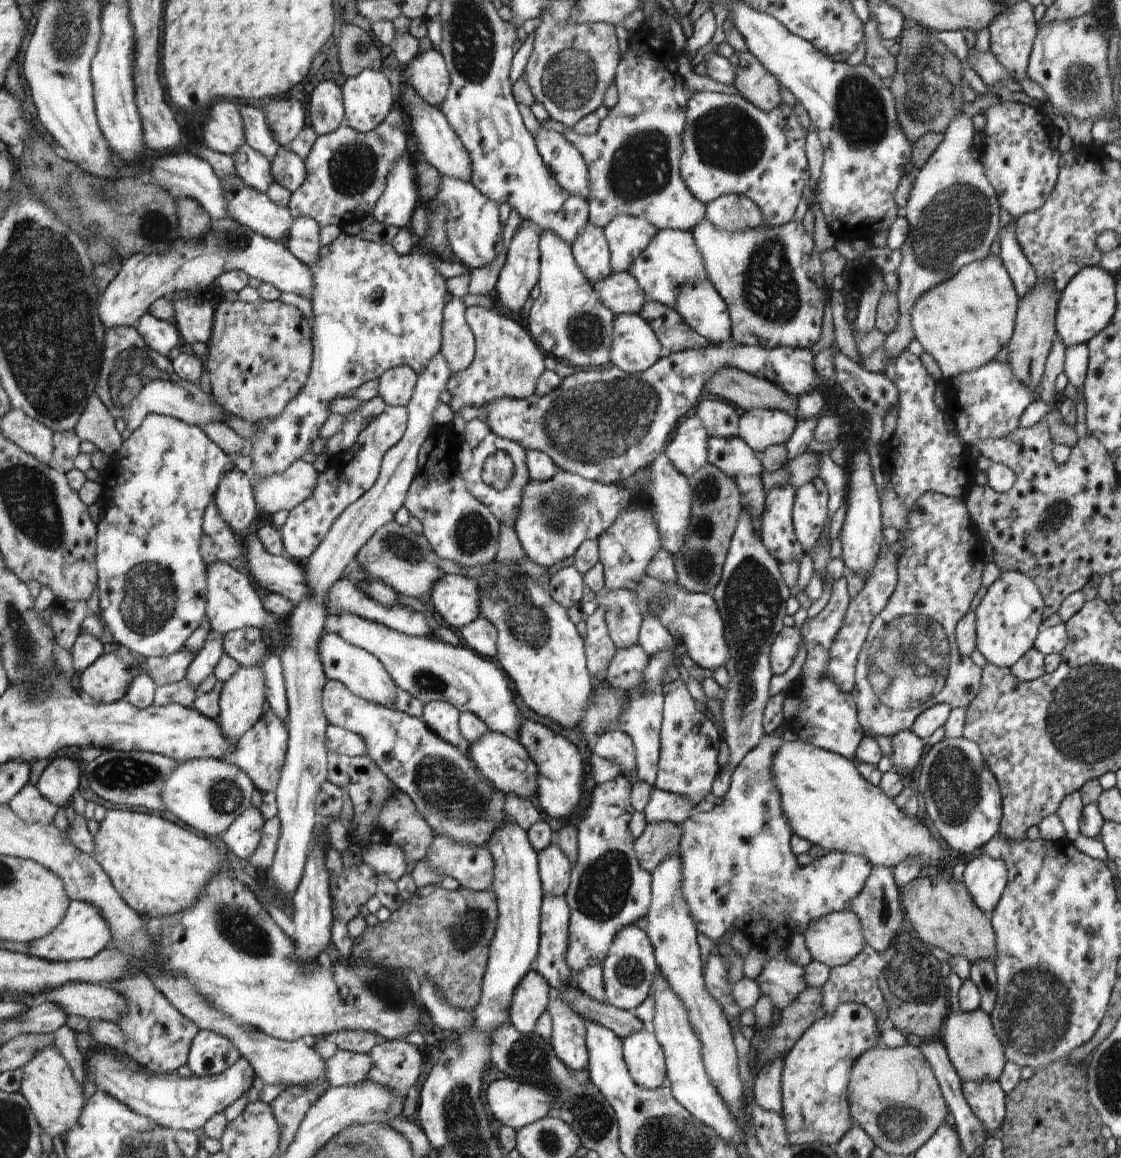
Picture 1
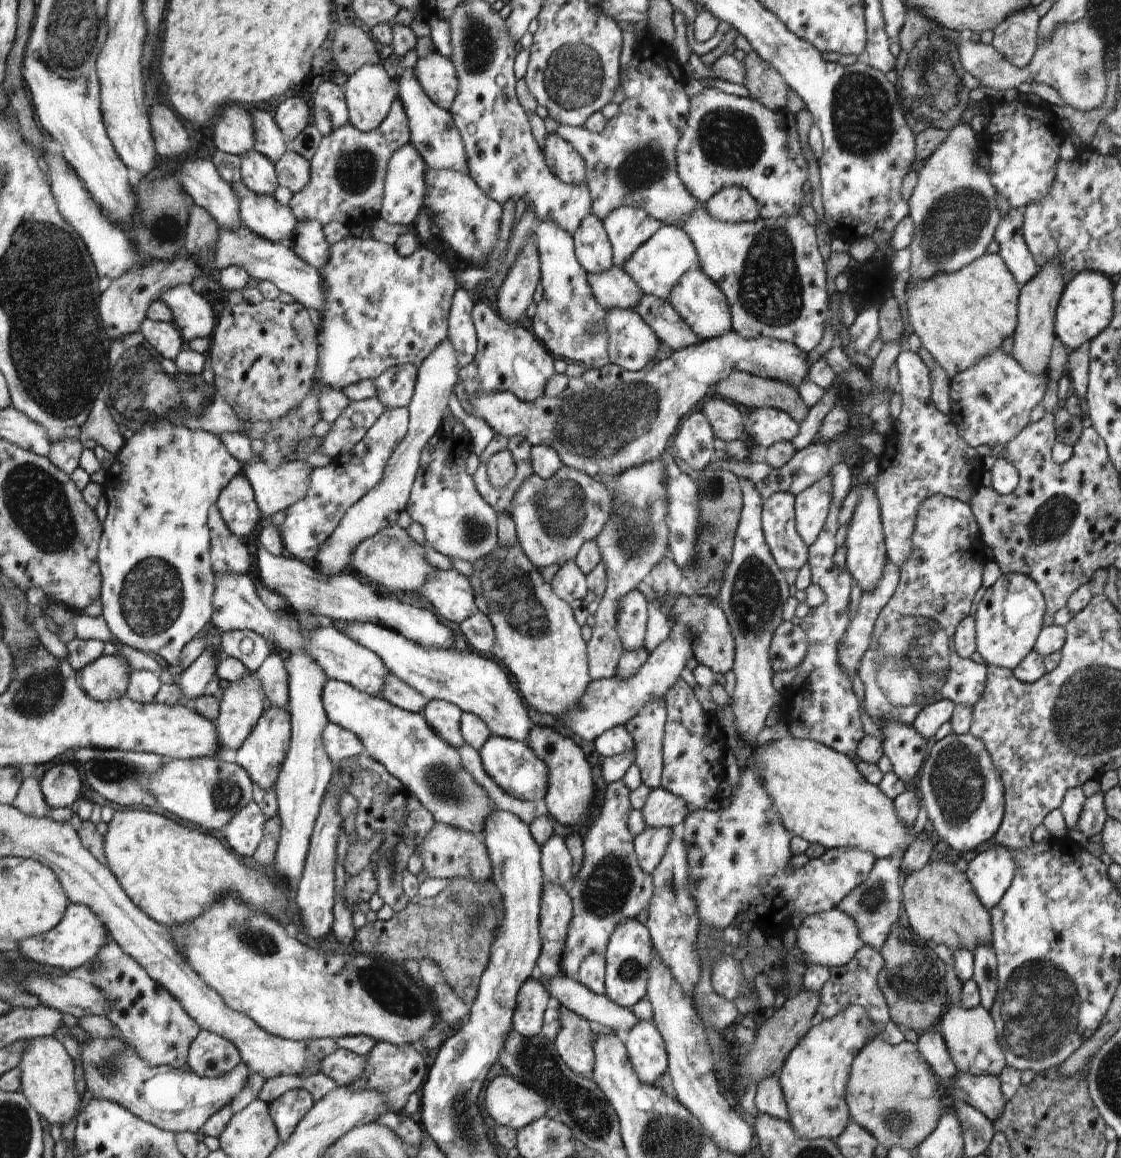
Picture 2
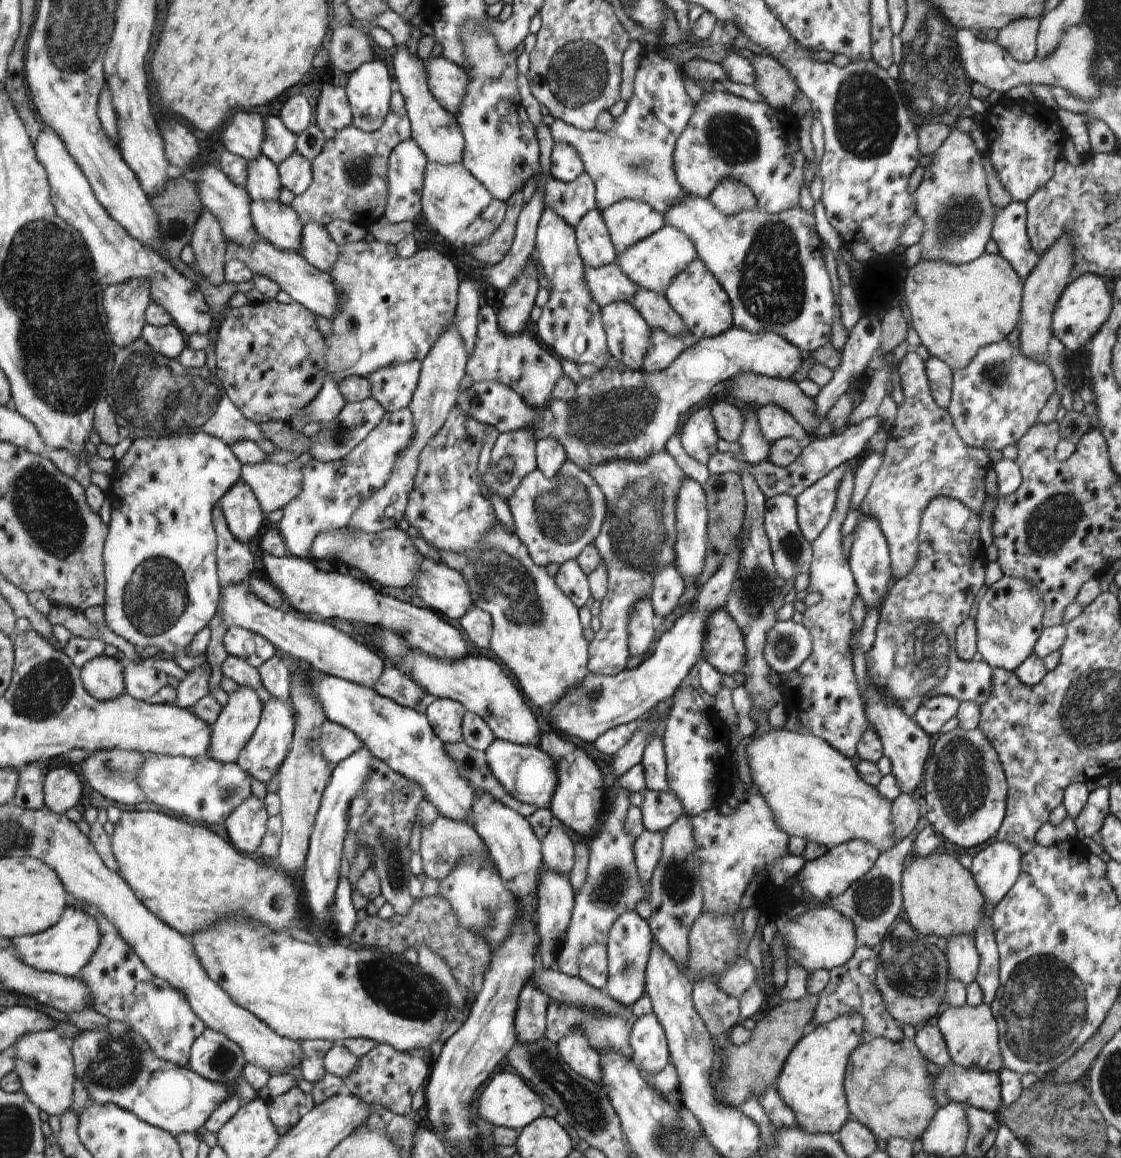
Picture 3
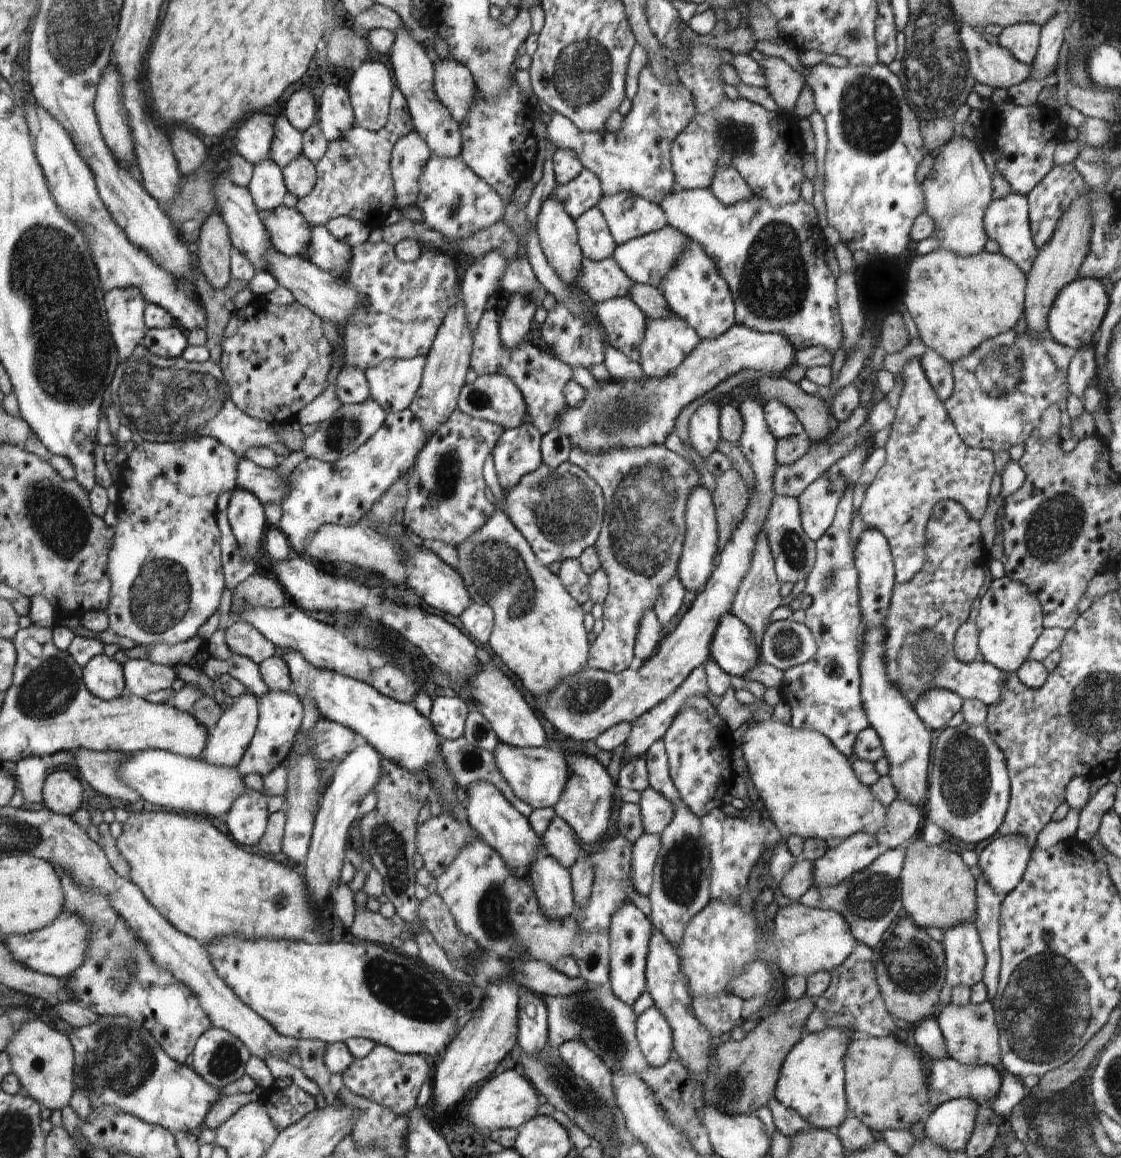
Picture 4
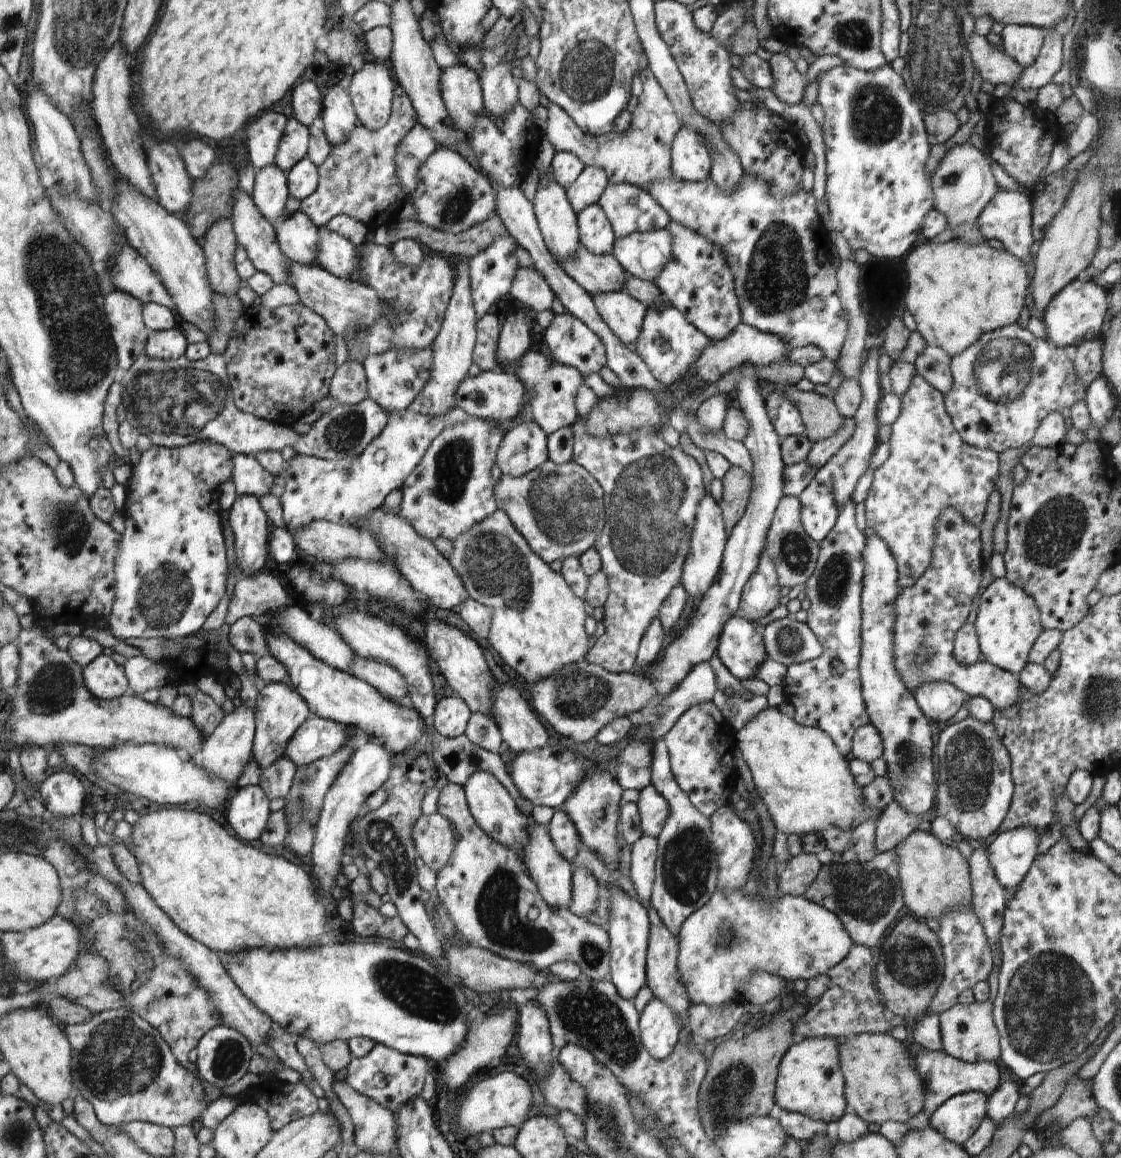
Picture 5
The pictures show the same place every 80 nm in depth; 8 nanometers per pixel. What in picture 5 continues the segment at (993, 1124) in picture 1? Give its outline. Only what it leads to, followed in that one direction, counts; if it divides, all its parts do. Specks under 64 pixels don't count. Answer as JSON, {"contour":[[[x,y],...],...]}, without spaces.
{"contour":[[[910,1045],[914,1054],[915,1066],[925,1086],[925,1101],[923,1111],[927,1115],[932,1113],[949,1098],[967,1092],[981,1092],[990,1098],[991,1094],[999,1087],[999,1071],[995,1062],[984,1061],[967,1063],[954,1058],[944,1051],[931,1051]]]}

